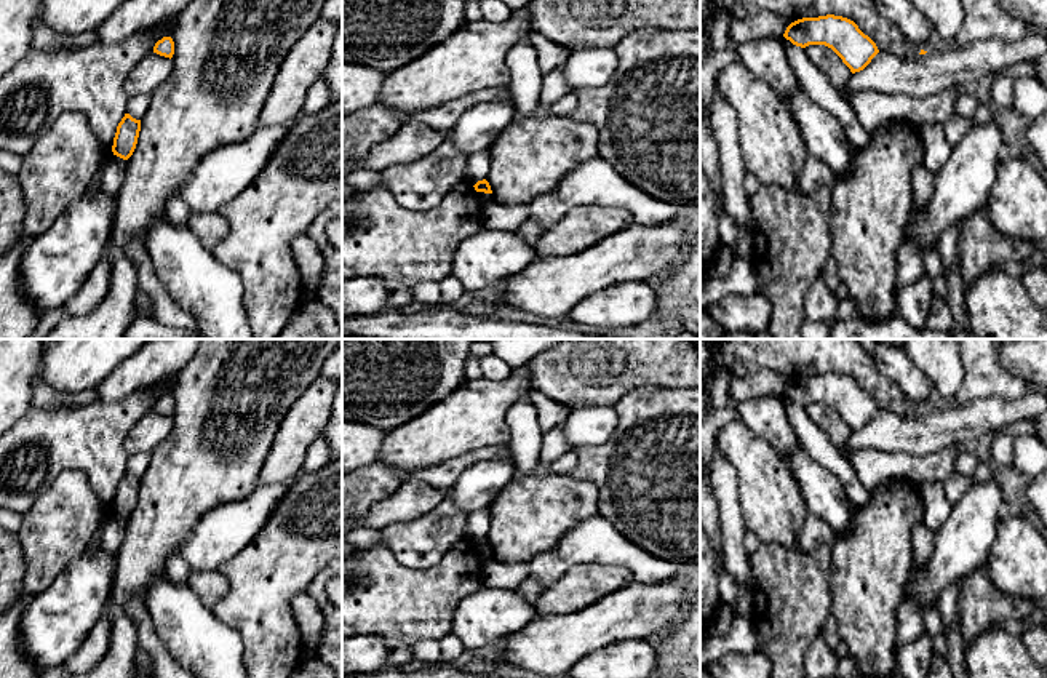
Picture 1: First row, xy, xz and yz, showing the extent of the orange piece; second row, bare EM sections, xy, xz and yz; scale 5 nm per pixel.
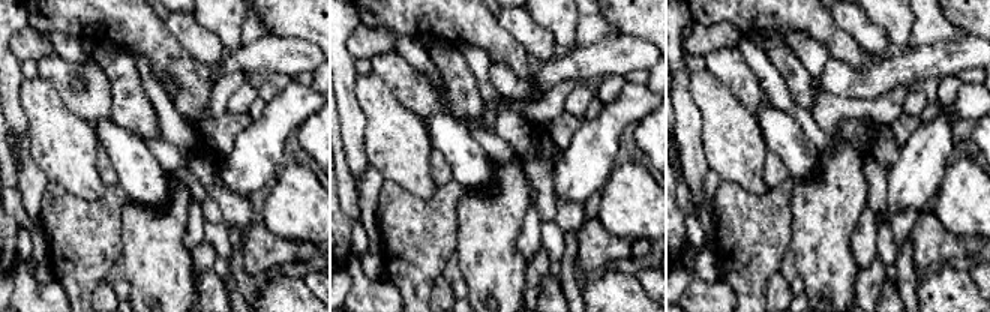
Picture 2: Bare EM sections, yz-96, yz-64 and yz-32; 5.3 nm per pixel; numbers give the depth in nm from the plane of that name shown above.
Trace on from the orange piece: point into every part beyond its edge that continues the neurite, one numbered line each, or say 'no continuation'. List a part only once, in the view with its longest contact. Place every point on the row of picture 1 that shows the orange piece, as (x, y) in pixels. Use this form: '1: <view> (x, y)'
no continuation

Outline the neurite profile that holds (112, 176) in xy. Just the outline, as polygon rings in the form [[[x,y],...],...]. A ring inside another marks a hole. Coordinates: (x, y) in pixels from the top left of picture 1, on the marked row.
[[[112,155],[102,166],[101,171],[101,189],[112,197],[117,197],[125,182],[126,160]]]

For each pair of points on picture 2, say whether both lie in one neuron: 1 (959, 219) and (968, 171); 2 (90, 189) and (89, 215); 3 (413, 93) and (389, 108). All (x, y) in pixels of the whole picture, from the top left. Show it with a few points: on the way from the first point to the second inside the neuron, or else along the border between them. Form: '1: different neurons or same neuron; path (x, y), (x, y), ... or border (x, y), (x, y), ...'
1: same neuron; path (965, 207), (966, 183)
2: different neurons; border (59, 183), (87, 200), (96, 200), (107, 188)
3: different neurons; border (377, 75), (405, 107), (423, 120)

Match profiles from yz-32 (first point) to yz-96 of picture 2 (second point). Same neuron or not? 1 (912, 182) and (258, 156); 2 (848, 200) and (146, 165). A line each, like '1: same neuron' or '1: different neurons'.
1: same neuron
2: different neurons

